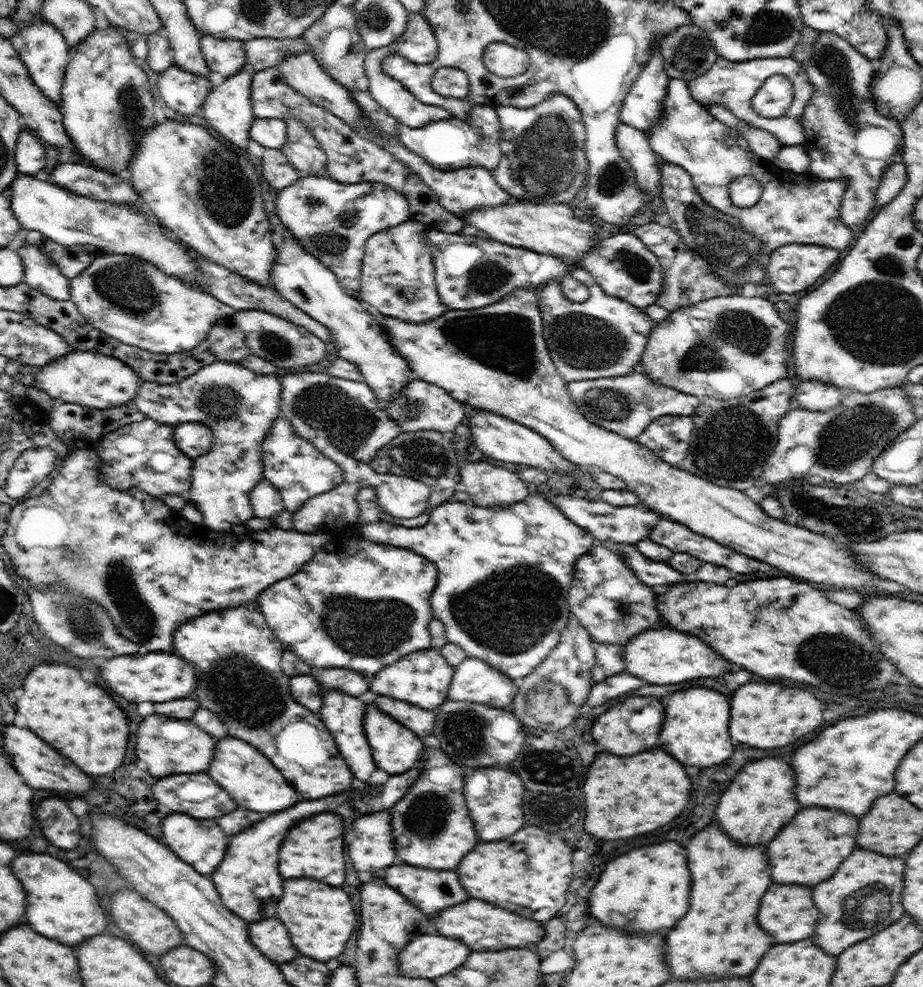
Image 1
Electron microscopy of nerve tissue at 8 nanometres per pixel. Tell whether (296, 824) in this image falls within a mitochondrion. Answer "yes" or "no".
no

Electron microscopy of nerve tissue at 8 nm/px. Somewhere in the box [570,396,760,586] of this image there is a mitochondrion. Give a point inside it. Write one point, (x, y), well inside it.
(672, 438)

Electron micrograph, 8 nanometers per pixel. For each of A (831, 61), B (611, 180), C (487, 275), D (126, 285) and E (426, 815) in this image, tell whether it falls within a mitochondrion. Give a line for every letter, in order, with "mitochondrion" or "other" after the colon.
A: mitochondrion
B: mitochondrion
C: mitochondrion
D: mitochondrion
E: mitochondrion

